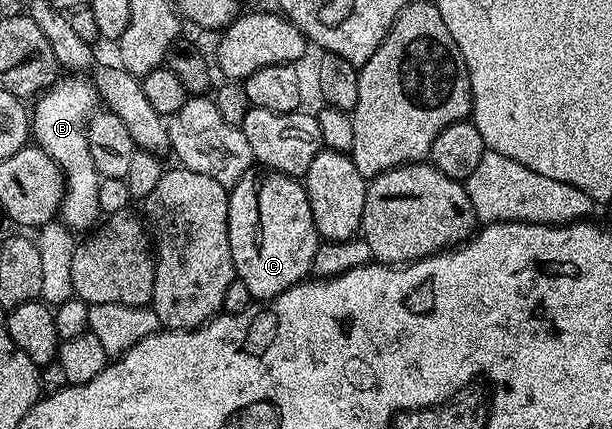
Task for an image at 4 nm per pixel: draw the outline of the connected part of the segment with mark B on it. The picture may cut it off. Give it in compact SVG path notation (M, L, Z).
M67 73L55 80L46 91L34 100L31 116L31 134L34 142L63 170L65 186L61 223L72 232L87 233L100 222L97 191L101 178L93 165L93 153L87 140L87 123L100 106L101 100L94 82L79 73Z

